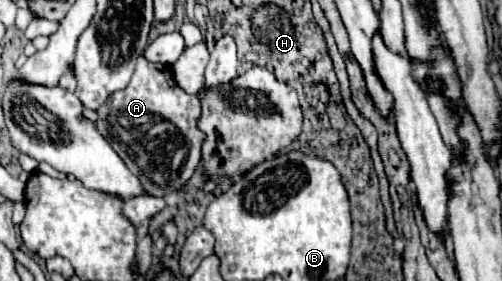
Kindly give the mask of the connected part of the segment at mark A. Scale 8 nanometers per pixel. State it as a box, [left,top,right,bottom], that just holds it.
[96,55,204,197]

